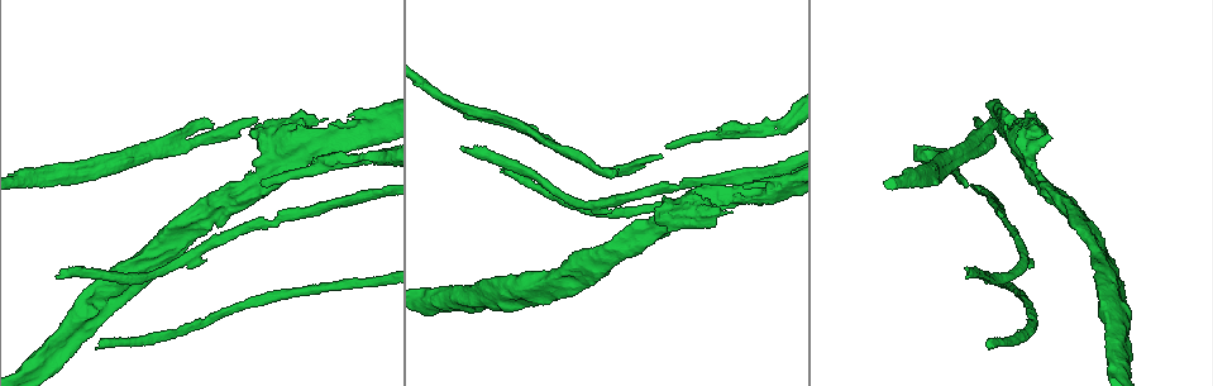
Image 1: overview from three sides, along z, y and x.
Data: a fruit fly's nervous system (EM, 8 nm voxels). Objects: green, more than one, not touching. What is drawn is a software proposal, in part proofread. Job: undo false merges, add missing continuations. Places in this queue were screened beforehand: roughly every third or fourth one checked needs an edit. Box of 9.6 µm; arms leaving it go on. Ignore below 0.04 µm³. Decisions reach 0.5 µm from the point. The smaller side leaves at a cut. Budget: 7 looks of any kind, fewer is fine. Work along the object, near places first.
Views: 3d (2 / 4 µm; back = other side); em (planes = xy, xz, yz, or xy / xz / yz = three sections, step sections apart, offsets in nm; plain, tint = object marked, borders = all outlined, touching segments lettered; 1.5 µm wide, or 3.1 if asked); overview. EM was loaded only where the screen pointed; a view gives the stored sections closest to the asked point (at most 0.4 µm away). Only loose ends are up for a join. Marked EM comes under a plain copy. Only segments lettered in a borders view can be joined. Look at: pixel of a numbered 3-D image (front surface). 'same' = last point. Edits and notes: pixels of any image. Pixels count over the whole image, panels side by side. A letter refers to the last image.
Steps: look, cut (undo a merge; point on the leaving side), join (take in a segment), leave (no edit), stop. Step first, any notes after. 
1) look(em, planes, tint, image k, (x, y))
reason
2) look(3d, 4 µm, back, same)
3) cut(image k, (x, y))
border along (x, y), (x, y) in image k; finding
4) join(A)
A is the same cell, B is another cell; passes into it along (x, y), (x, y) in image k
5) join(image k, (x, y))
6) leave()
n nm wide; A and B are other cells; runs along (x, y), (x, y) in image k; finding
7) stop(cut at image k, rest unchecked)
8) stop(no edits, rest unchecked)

look(3d, 4 µm, image 1, (669, 146))
end of a long branch

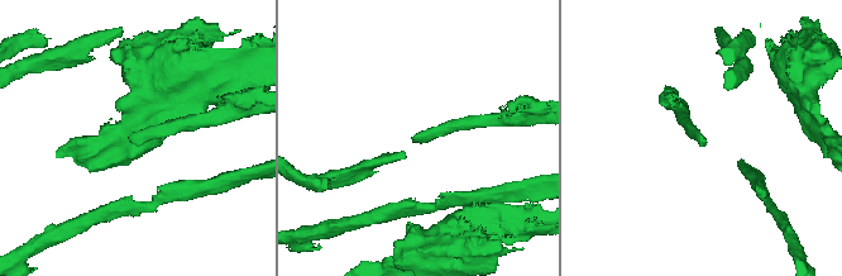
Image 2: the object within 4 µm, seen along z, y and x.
look(em, planes, borders, image 2, (705, 143))

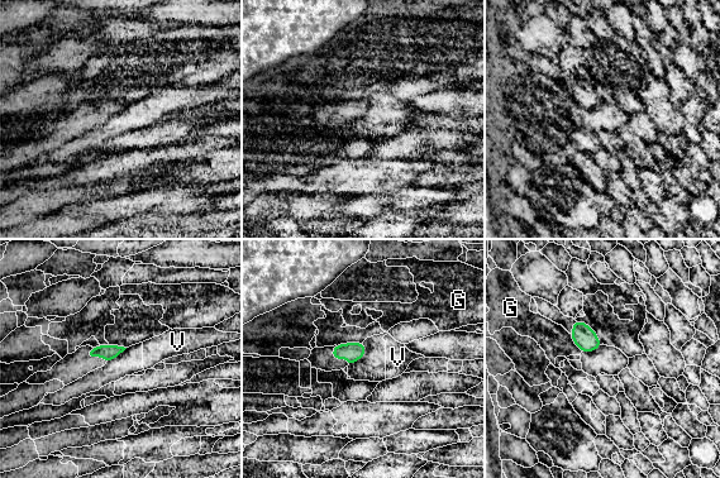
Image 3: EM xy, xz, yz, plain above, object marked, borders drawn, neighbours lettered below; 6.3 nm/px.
leave()
G and V are other cells; border along (570, 334), (581, 352) in image 3; none of them fits

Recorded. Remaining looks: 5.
look(3d, 4 µm, image 1, (1002, 109))
stops while still wide

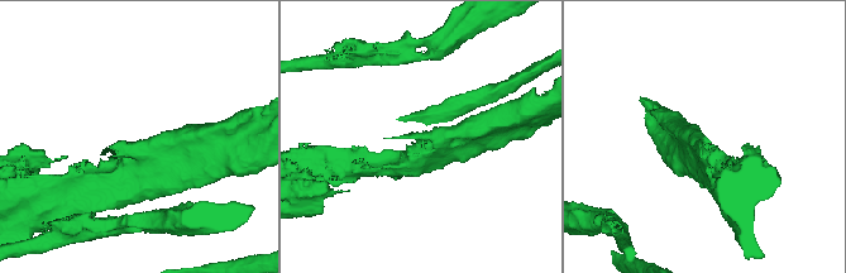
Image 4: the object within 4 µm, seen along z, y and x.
look(em, xz, step 8, tint, image 4, (123, 144))

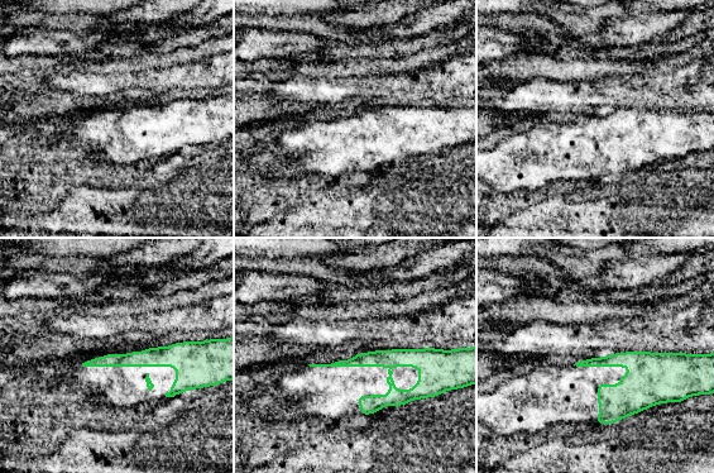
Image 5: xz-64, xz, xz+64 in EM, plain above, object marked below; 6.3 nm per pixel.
look(em, xz, step 8, borders, same)
see the neighbours

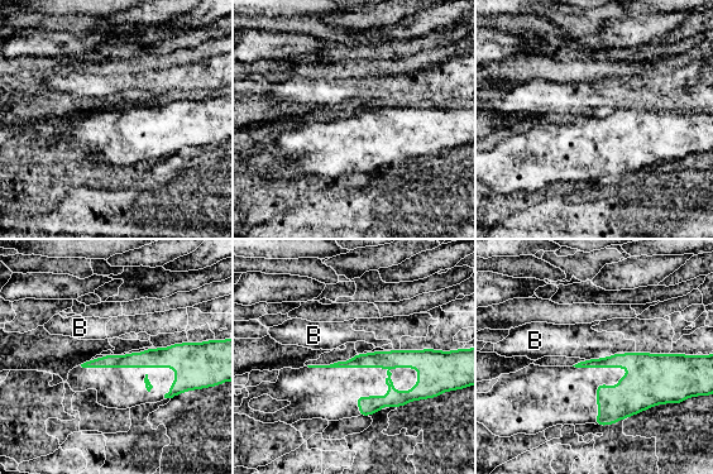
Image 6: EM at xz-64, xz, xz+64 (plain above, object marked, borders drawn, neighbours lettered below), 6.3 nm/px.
leave()
B is another cell; border along (616, 353), (585, 360) in image 6; no lettered segment goes on from it

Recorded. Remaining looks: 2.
look(em, planes, borders, image 1, (787, 121))
thick turns thin

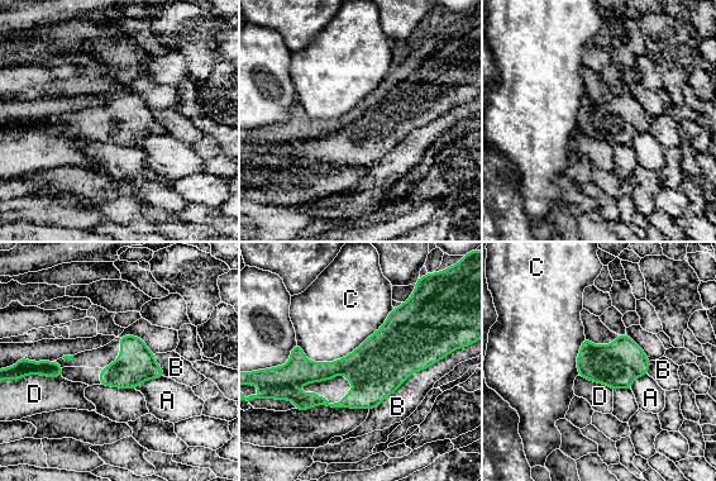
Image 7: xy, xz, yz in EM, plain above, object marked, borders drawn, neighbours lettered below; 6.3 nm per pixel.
cut(image 7, (397, 317))
A, B, C and D are other cells; the part that leaves runs along (419, 301), (348, 365), (302, 381) in image 7; a second neuron is stuck on

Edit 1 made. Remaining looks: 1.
stop(cut at image 7, rest unchecked)

